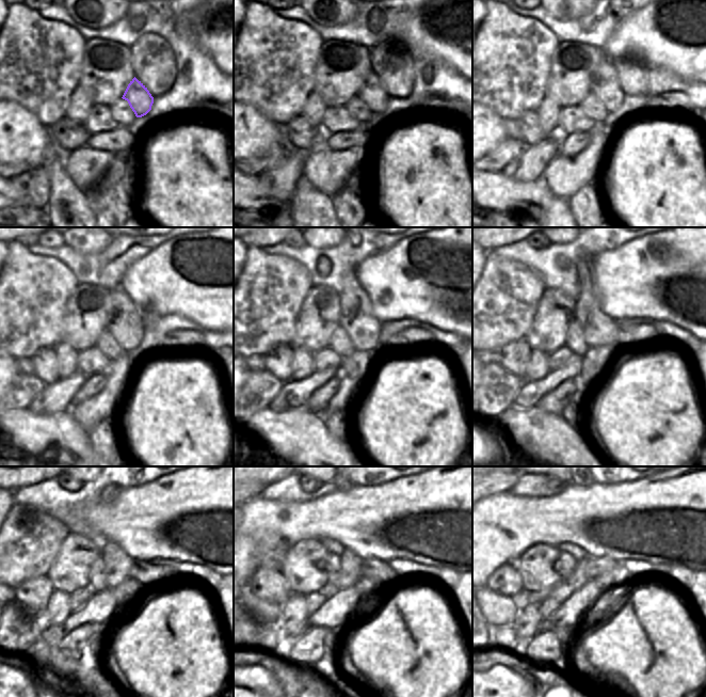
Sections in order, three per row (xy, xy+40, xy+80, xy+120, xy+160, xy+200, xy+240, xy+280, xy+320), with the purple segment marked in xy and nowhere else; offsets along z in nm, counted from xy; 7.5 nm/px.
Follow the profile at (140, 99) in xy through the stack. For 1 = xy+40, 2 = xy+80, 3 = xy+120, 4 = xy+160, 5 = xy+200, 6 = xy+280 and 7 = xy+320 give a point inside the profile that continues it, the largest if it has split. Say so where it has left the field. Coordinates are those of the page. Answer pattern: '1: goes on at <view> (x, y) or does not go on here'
1: goes on at xy+40 (372, 93)
2: goes on at xy+80 (605, 85)
3: goes on at xy+120 (124, 320)
4: goes on at xy+160 (356, 317)
5: goes on at xy+200 (599, 330)
6: goes on at xy+280 (350, 569)
7: goes on at xy+320 (561, 591)

